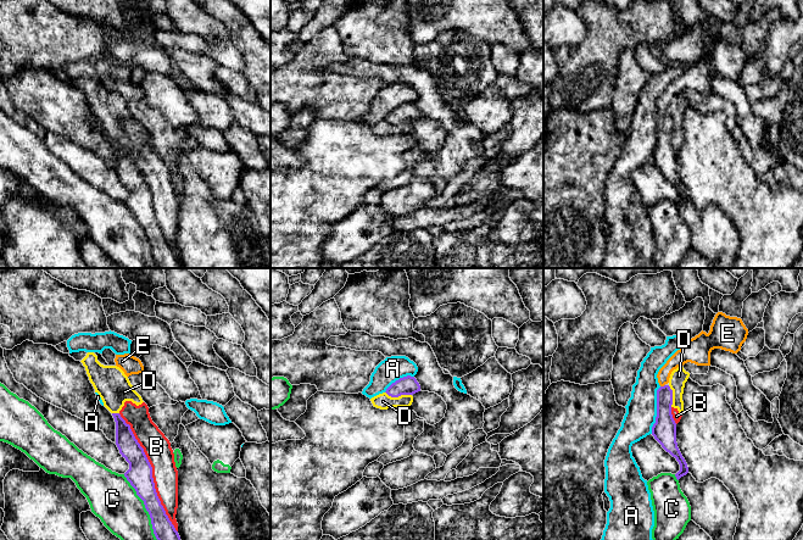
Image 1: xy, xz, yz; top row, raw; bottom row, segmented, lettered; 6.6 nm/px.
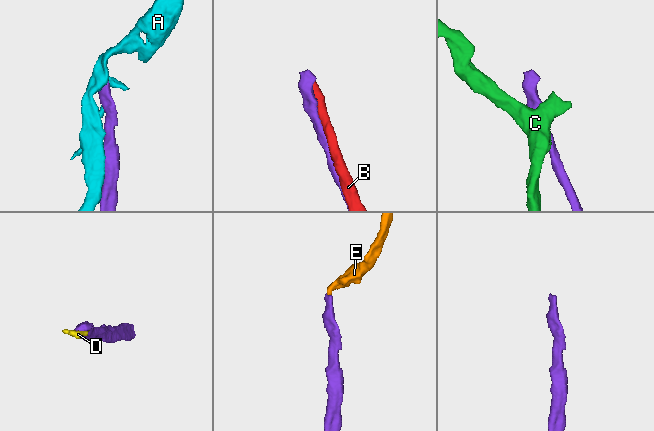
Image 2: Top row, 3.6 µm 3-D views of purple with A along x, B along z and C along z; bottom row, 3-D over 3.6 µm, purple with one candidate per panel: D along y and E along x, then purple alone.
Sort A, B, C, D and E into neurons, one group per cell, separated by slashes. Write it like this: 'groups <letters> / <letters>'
groups A / B D / C / E

